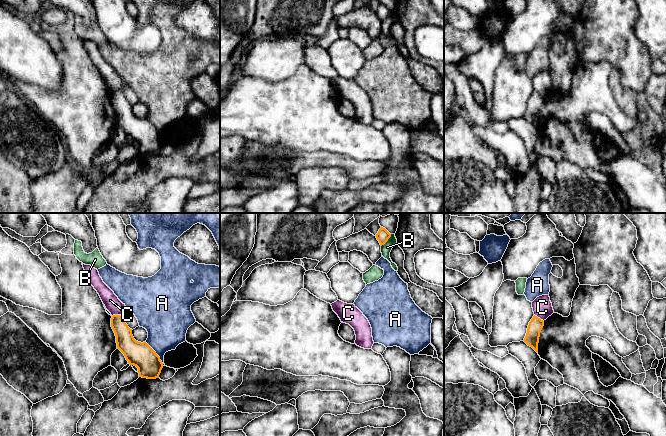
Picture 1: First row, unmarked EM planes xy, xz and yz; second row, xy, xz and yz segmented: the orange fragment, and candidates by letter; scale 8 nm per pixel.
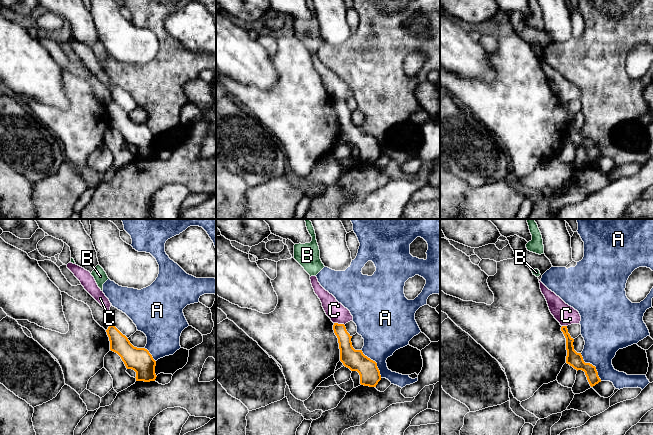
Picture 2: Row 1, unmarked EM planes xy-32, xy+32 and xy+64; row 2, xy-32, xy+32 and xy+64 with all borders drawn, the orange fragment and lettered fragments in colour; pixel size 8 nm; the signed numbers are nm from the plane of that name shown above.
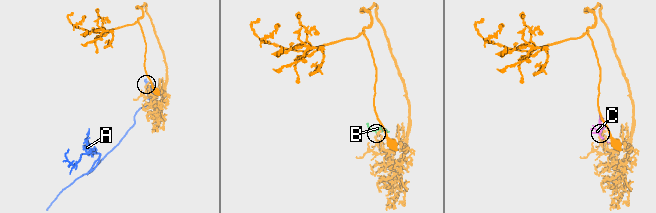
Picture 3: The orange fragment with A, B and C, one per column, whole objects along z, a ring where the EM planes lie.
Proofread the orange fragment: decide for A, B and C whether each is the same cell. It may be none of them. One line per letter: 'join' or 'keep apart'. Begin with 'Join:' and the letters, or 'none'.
Join: none
A: keep apart
B: keep apart
C: keep apart

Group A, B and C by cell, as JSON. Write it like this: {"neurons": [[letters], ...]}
{"neurons": [["A"], ["B"], ["C"]]}

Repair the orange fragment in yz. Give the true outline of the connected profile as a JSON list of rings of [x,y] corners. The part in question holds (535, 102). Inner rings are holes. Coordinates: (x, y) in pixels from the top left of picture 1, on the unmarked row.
[[[534,91],[531,97],[529,98],[527,109],[523,116],[528,122],[532,123],[536,128],[538,128],[539,113],[543,102],[544,97]]]

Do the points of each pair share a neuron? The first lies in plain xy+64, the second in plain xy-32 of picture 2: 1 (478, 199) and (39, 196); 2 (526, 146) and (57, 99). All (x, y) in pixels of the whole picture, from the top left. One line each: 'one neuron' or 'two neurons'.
1: one neuron
2: two neurons

